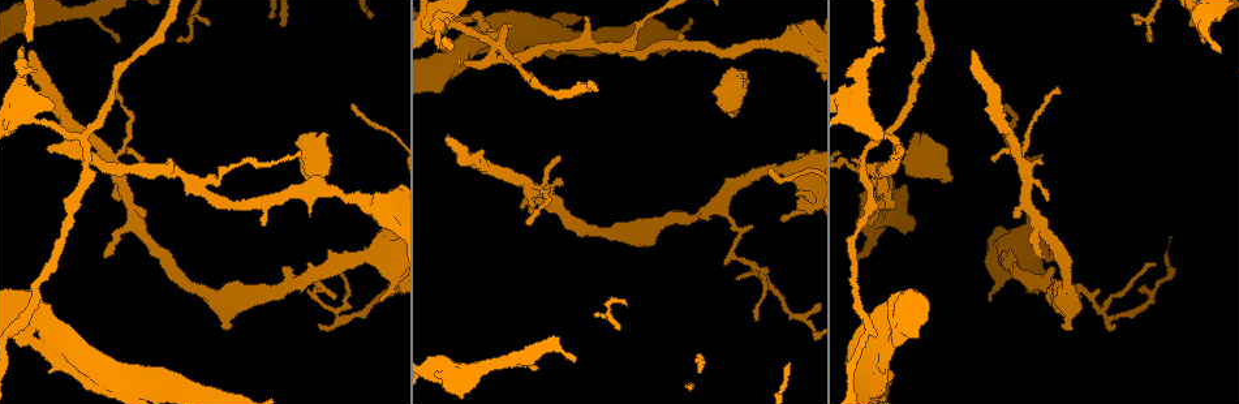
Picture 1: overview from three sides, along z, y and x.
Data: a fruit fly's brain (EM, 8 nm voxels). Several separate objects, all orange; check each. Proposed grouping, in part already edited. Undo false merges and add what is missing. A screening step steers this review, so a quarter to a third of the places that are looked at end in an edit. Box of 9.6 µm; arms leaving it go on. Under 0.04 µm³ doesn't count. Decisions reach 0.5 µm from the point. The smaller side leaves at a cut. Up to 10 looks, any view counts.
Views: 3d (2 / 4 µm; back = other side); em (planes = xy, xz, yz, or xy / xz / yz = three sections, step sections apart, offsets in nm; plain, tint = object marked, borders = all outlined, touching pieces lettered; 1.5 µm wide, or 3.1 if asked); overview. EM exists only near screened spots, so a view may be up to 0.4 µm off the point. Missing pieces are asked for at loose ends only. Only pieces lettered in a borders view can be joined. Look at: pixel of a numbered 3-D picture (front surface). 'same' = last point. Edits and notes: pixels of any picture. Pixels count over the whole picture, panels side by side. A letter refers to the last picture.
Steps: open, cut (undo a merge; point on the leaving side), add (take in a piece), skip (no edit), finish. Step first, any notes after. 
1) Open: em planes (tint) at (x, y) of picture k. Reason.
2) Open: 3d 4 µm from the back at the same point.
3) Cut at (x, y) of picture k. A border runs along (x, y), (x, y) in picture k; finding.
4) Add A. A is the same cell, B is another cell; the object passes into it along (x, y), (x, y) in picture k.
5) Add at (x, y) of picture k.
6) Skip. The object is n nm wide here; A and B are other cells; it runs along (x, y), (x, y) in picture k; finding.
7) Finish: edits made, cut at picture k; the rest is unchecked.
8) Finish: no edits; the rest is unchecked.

Open: em xz step 8 (borders) at (853, 161) of picture 1. An open end.

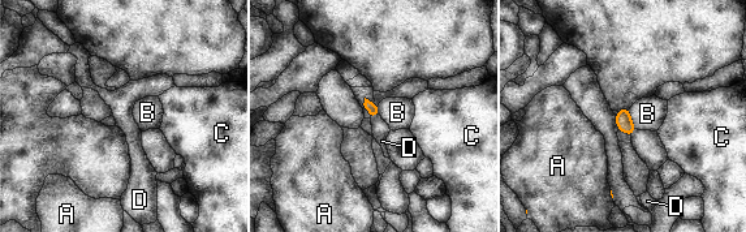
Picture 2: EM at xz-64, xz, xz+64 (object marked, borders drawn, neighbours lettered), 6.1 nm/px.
Skip. A, B, C and D are other cells; a border runs along (629, 108), (632, 123), (637, 128) in picture 2; no lettered piece goes on from it.

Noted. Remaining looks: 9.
Open: em xy step 8 (tint) at (524, 207) of picture 1. Branch stops here.

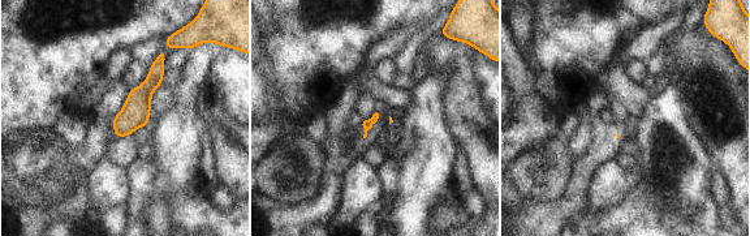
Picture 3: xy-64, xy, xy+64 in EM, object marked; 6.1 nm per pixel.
Open: em planes (borders) at the same point. Another direction.

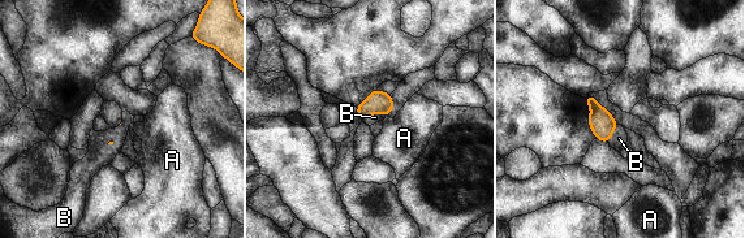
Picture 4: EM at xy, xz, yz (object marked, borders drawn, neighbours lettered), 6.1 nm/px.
Add B. The longest contact is with B, 140 nm; B is the same cell, A is another cell; the object passes into it along (377, 100), (374, 112), (375, 117) in picture 4; the neuron continues.

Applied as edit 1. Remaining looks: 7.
Open: em planes (plain) at (79, 134) of picture 1. Sharp bend.

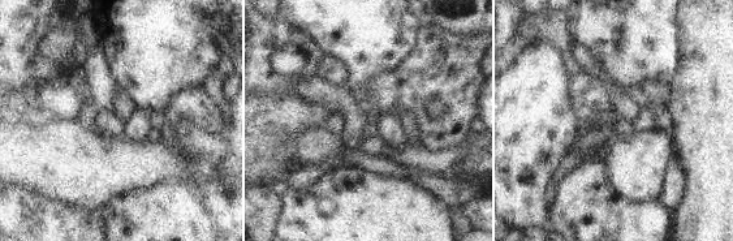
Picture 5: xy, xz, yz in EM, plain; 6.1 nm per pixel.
Open: em planes (borders) at the same point.

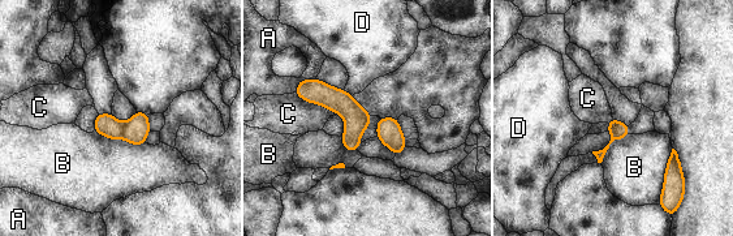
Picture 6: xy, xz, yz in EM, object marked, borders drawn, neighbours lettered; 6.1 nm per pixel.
Cut at (137, 127) of picture 6. A, B, C and D are other cells; a border runs along (125, 123), (125, 131), (120, 137) in picture 6; a second neuron is stuck on.

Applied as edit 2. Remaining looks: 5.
Open: overview.

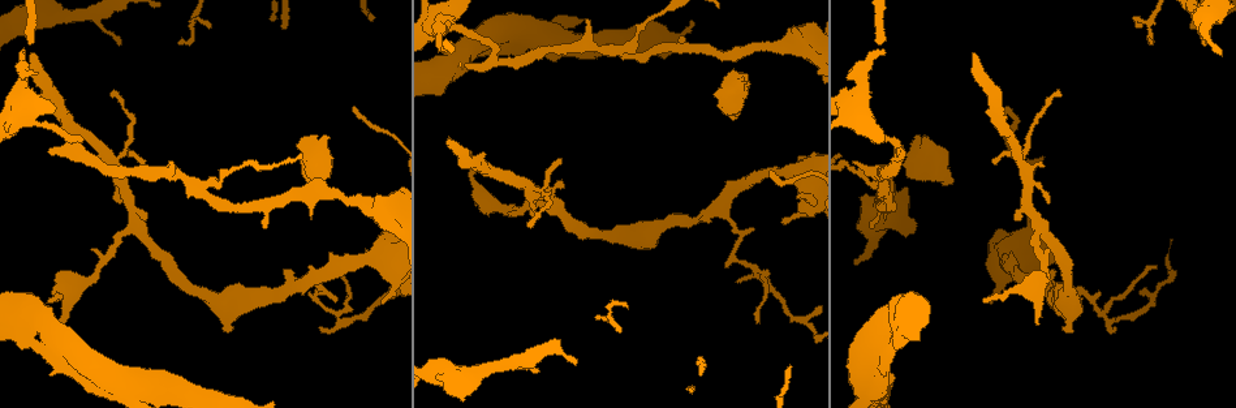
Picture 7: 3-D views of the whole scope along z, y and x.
Open: em planes (borders) at (311, 217) of picture 7.

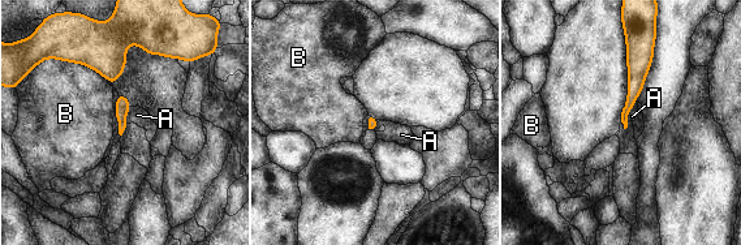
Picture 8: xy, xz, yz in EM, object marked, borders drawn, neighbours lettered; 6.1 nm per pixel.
Skip. A and B are other cells; it runs along (632, 46), (634, 90), (624, 119) in picture 8; none of them fits.

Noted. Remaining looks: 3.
Finish: edits made, add at picture 4, cut at picture 6; the rest is unchecked.

